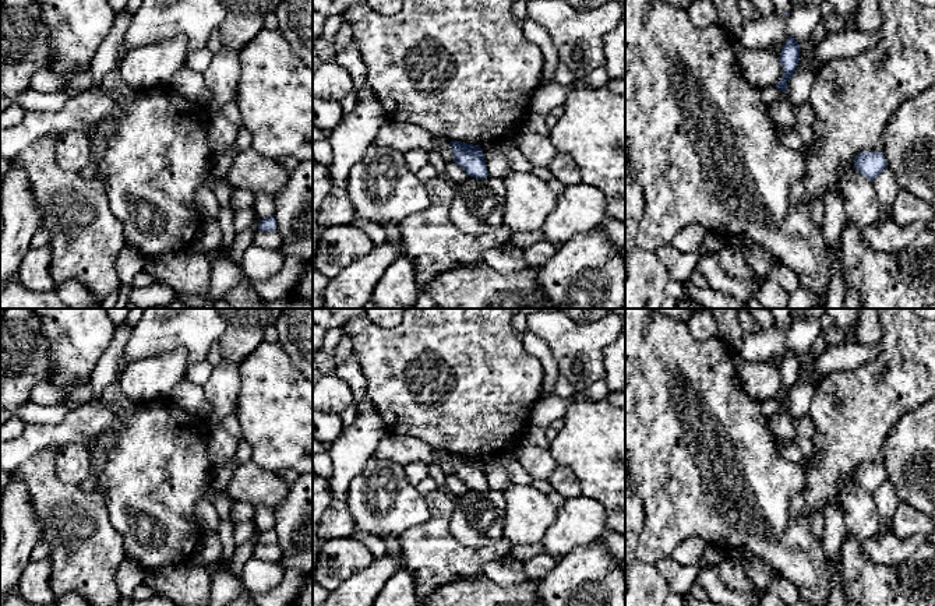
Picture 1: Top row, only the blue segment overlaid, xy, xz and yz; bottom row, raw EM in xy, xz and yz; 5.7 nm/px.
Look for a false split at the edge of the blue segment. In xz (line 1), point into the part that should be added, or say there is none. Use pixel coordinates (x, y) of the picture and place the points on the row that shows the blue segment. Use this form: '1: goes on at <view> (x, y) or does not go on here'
1: does not go on here

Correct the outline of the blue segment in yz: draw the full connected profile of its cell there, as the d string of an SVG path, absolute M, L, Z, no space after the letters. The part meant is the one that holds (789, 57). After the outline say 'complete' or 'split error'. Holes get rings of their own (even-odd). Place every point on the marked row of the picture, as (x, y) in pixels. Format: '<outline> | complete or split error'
M788 36L781 46L779 60L783 66L781 80L775 85L781 92L787 92L787 81L794 75L800 63L800 45L794 36Z | complete

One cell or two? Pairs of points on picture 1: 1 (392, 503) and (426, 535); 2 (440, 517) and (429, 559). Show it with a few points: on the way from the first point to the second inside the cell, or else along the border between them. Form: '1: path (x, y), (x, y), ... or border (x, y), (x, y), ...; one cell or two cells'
1: border (424, 497), (429, 517), (408, 528), (398, 538); two cells
2: path (437, 527), (431, 549); one cell

